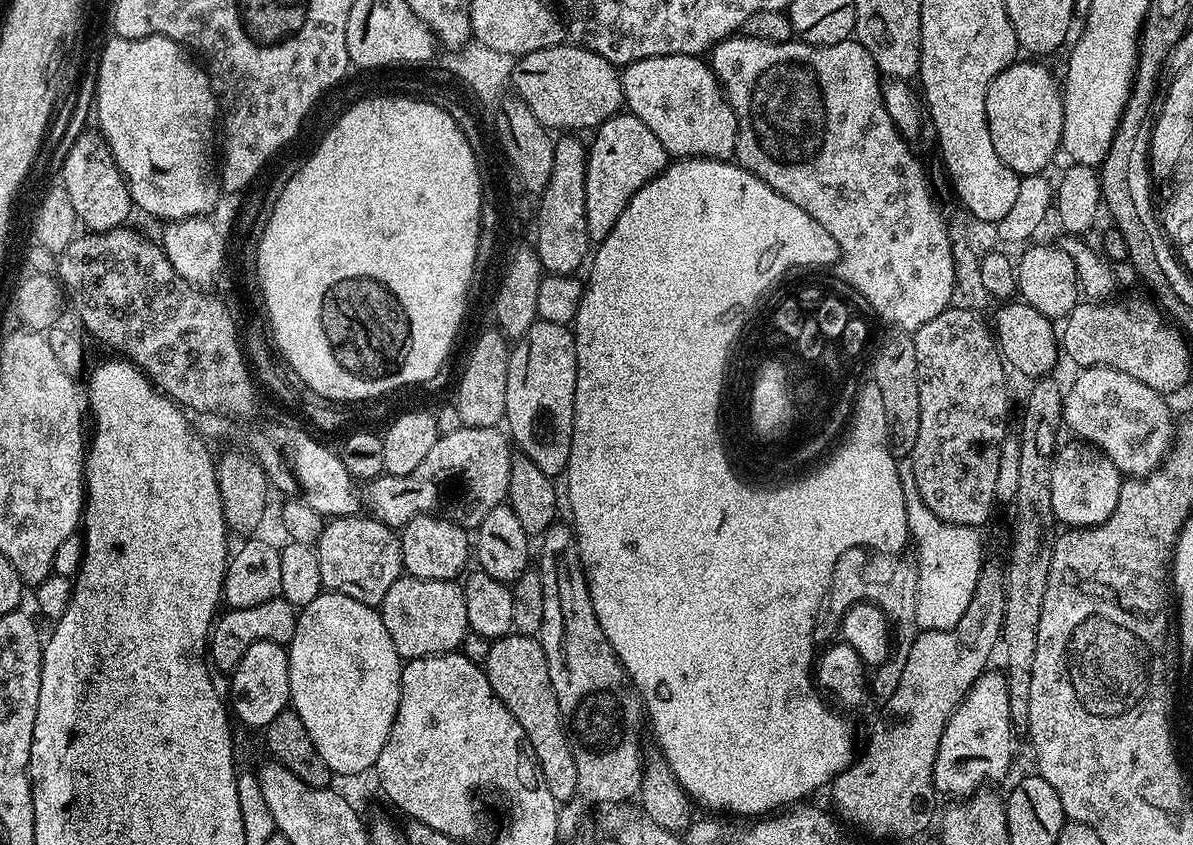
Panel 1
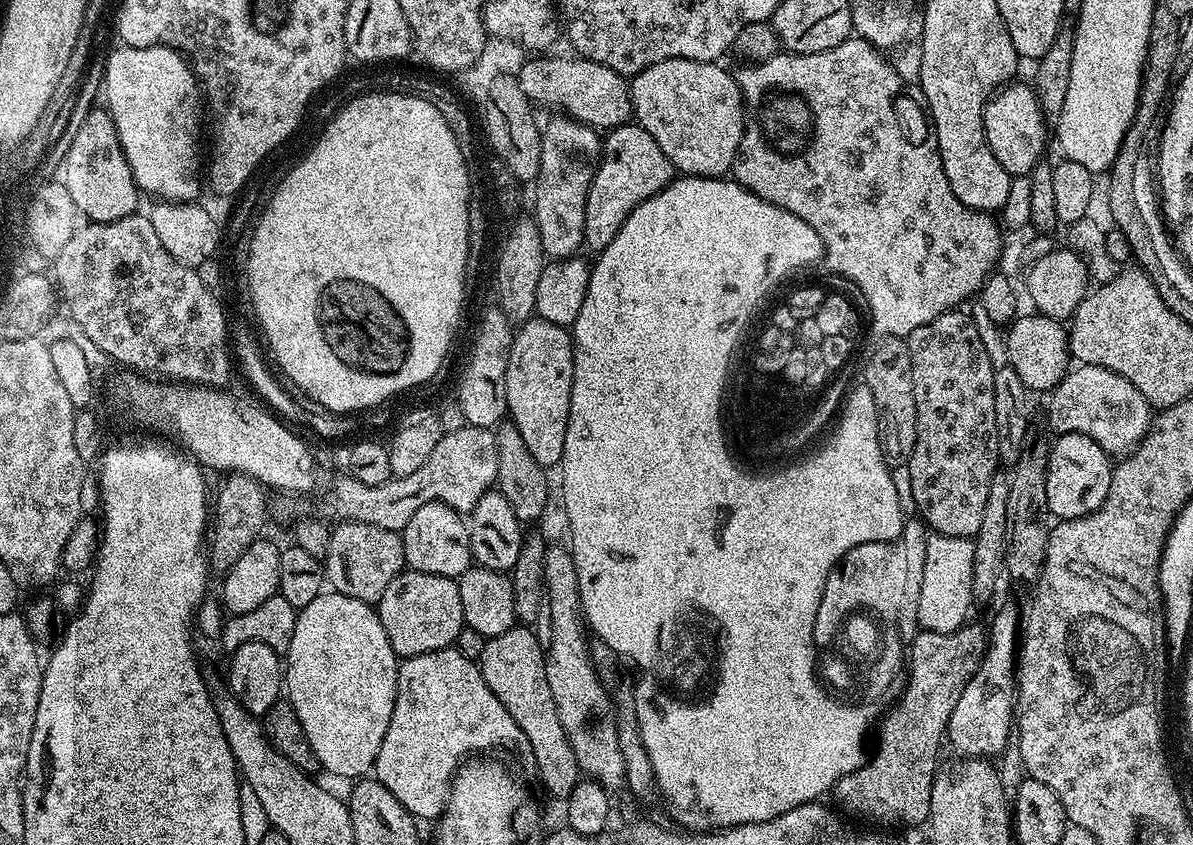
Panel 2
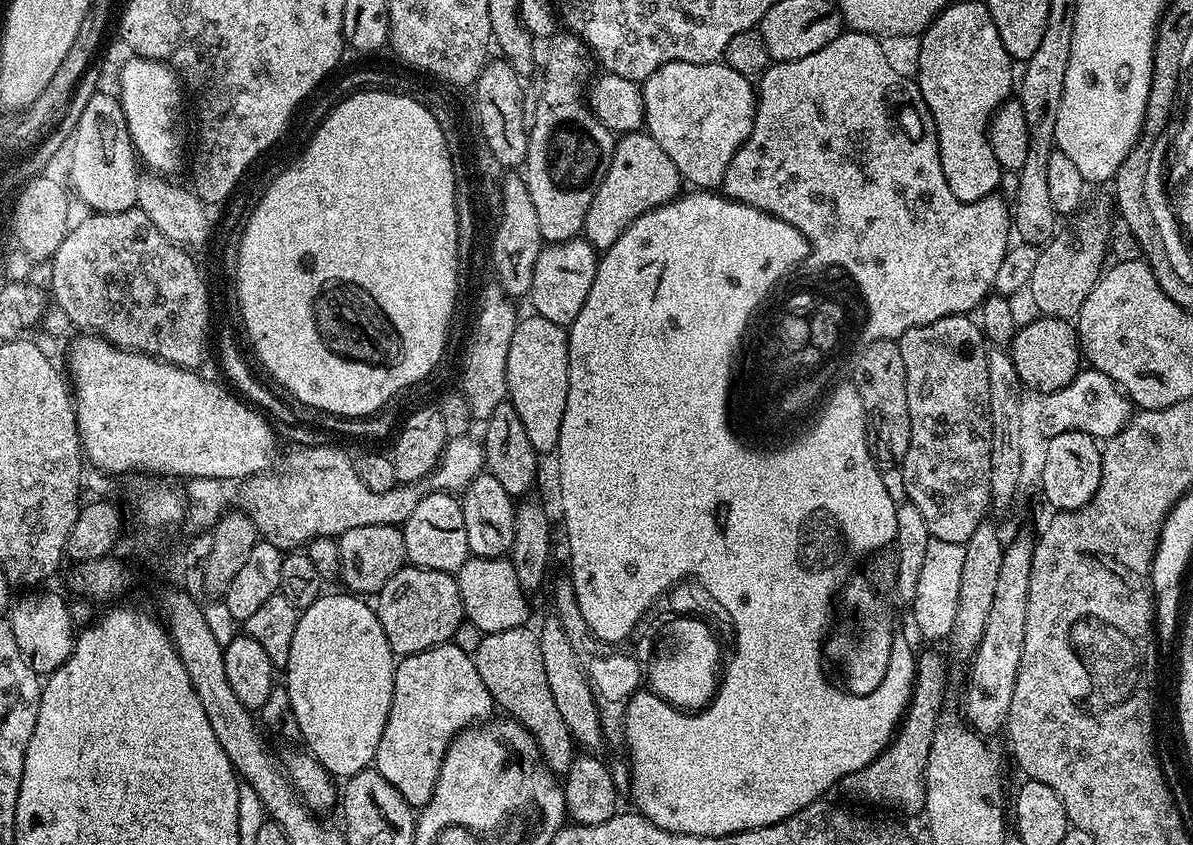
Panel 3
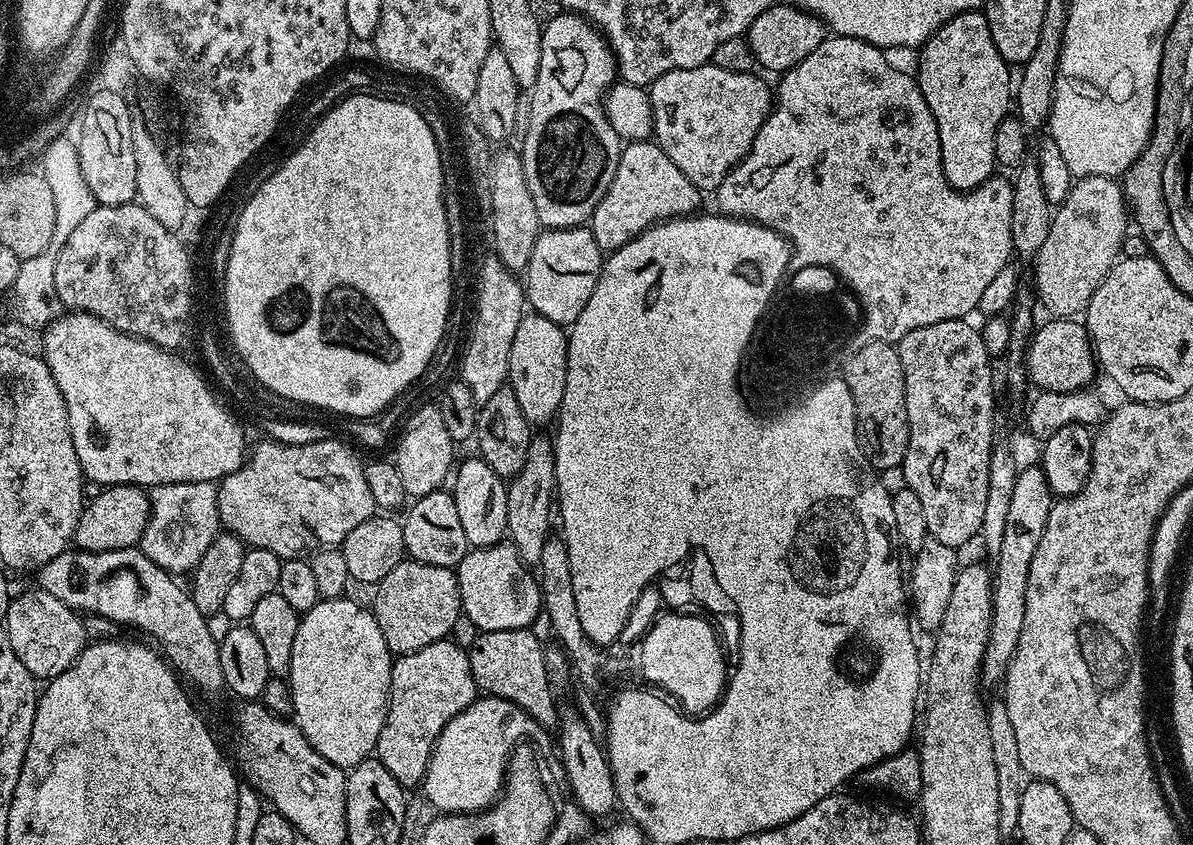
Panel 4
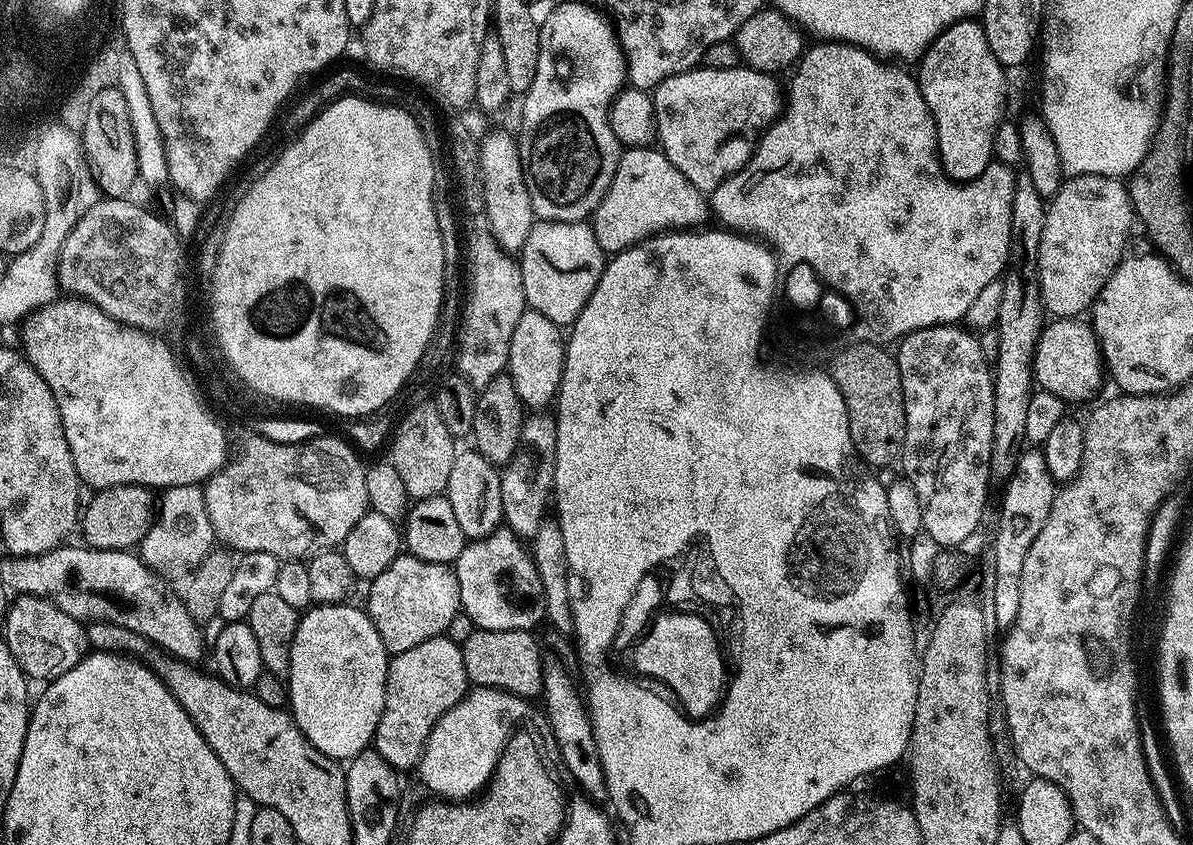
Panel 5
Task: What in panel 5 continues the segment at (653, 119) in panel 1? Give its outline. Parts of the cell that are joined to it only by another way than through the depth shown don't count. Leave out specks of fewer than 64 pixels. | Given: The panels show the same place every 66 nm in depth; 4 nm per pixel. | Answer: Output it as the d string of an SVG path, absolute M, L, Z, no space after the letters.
M697 66L691 68L688 72L674 74L664 80L663 83L658 85L651 93L656 110L656 131L659 147L662 149L664 156L670 158L670 162L674 162L674 166L678 166L678 170L682 170L684 177L686 177L699 192L710 194L723 180L729 180L733 174L747 168L749 162L752 161L752 156L756 152L756 146L759 144L761 136L763 136L765 130L768 129L770 125L776 123L782 112L782 84L780 88L780 84L776 80L779 79L777 79L775 75L767 72L755 72L753 68L747 66L731 68L730 70L710 70L703 66Z

